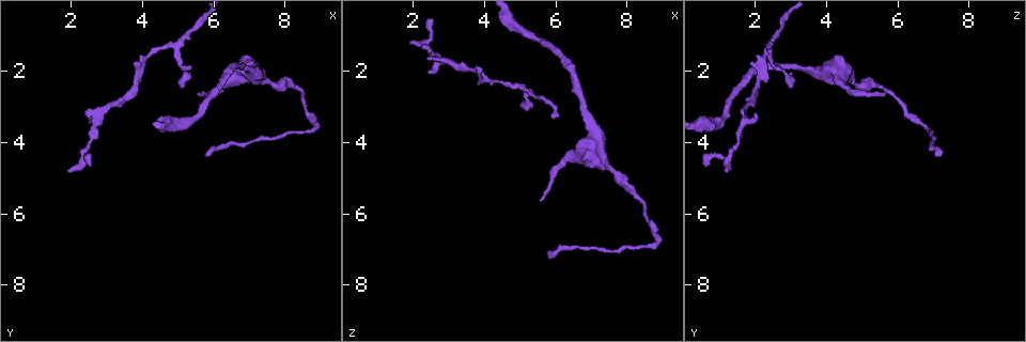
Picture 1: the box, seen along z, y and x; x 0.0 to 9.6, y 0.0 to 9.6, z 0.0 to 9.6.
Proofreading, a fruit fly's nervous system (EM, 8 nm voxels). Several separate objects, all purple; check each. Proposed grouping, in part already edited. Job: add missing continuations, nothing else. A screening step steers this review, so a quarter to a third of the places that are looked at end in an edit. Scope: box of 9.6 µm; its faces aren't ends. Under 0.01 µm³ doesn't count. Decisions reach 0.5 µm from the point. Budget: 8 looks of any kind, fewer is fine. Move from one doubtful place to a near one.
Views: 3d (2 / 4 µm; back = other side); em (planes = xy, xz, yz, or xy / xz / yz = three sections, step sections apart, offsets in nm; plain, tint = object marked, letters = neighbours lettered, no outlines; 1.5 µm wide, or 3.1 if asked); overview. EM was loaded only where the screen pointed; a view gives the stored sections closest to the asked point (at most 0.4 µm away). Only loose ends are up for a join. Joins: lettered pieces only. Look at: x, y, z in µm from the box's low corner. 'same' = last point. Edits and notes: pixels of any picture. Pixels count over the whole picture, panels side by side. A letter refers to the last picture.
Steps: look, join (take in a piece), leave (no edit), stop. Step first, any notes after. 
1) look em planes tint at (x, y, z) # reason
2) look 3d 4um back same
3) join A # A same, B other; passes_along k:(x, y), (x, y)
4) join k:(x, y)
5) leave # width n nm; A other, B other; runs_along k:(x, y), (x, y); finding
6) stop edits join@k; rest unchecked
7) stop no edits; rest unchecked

look em yz step 8 letters at (2.35, 3.15, 2.05) # tapers out

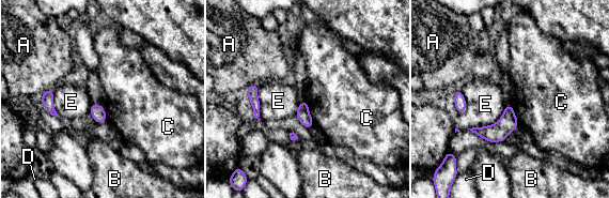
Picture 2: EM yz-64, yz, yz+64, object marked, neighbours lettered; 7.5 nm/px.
leave # width 110 nm; A other, B other, C other, D other, E other; border 2:(105, 110), (107, 120); no lettered piece goes on from it

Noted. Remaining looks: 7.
look 3d 2um at (1.95, 4.85, 1.20)

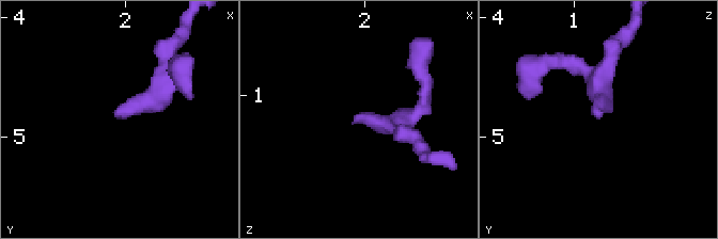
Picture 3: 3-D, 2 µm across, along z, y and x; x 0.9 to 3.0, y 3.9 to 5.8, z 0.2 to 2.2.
look em xz step 8 letters at (1.90, 4.76, 1.18) # need the tissue

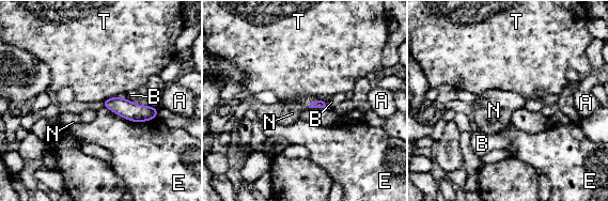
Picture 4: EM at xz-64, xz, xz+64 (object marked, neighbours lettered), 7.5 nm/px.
look em planes letters same # cut it another way

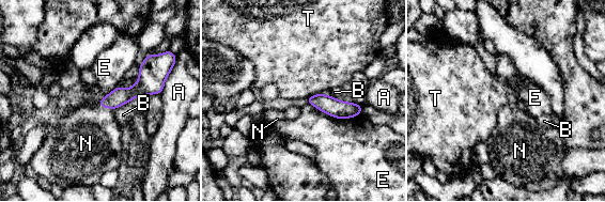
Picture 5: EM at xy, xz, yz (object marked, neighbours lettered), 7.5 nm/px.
join N # width 140 nm; A other, B other, E other, N same, T other; passes_along 5:(118, 97), (105, 107), (89, 136); the neuron continues

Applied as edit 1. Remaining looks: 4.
look em planes plain at (5.90, 4.45, 7.20) # an open end

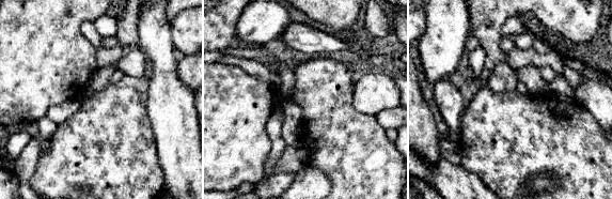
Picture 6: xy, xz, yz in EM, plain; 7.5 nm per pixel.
look em planes letters same # see the neighbours

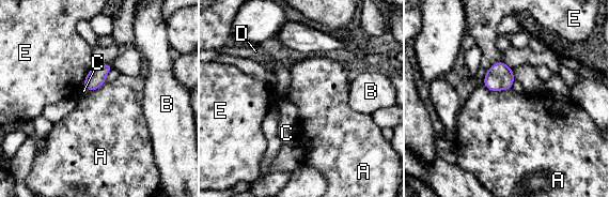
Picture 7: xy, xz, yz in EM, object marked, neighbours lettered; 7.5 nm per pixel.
leave # A other, B other, C other, D other, E other; border 7:(483, 82), (490, 90), (511, 89); no lettered piece goes on from it

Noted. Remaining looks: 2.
stop edits join@5; rest unchecked

